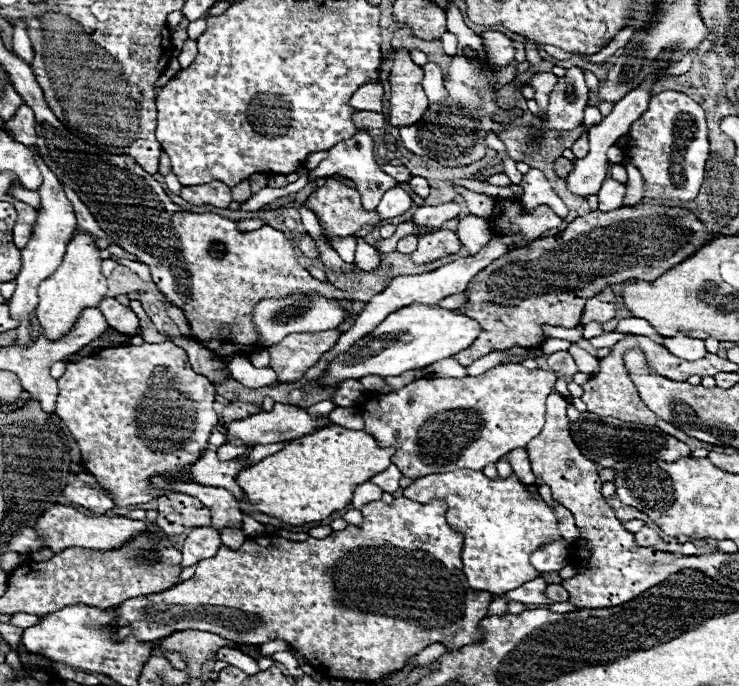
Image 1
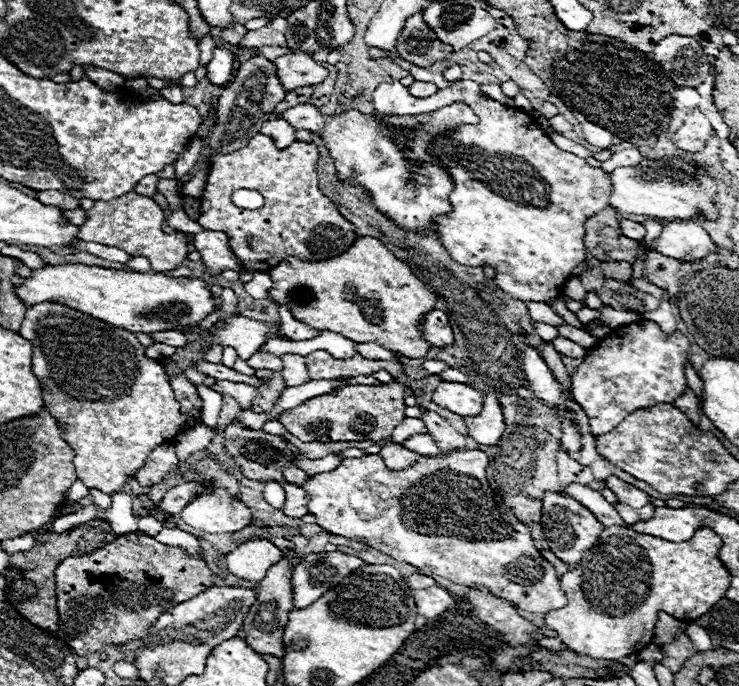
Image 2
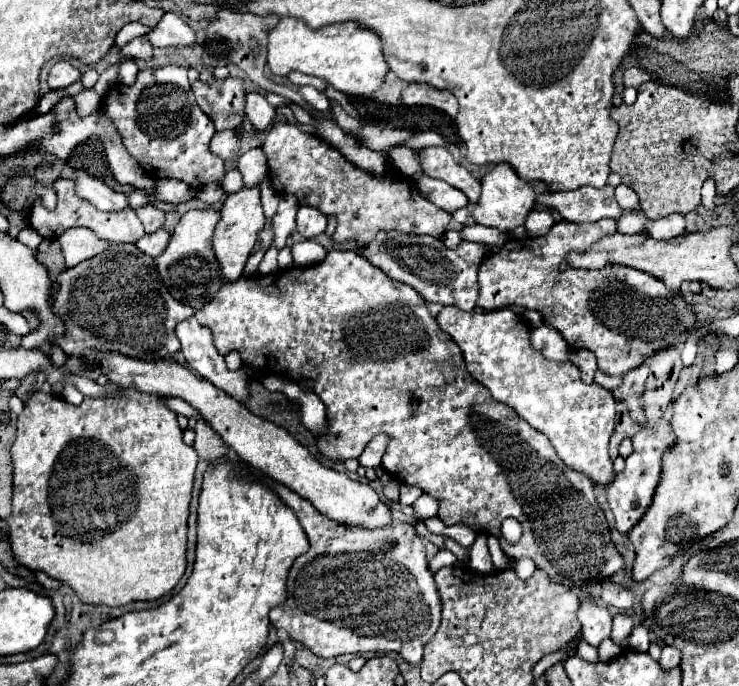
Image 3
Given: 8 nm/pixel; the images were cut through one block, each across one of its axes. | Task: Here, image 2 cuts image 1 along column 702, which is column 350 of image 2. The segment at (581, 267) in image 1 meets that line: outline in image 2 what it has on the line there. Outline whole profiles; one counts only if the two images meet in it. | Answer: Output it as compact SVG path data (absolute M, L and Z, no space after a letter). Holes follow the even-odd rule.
M256 134L244 148L230 154L212 154L196 222L206 230L224 232L230 250L246 270L268 272L288 256L310 262L340 256L348 246L352 246L358 234L336 210L334 202L318 188L316 164L318 148L312 142L292 142L288 148L280 150L264 134ZM238 188L258 190L266 200L264 206L258 210L234 206L232 192ZM248 236L260 236L262 244L248 246Z

